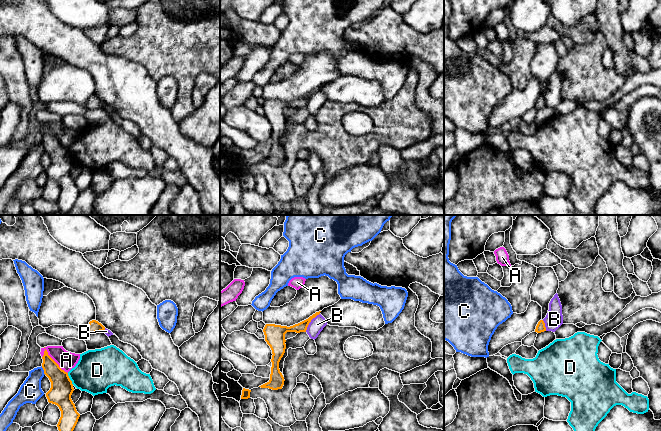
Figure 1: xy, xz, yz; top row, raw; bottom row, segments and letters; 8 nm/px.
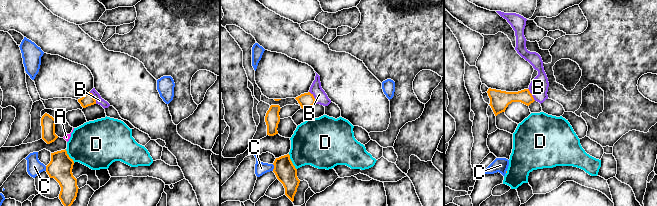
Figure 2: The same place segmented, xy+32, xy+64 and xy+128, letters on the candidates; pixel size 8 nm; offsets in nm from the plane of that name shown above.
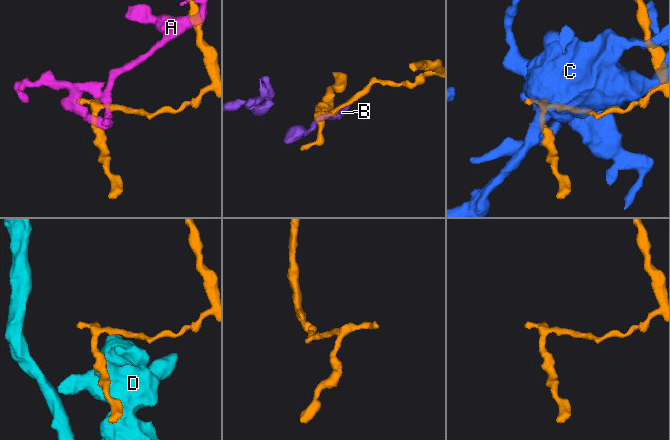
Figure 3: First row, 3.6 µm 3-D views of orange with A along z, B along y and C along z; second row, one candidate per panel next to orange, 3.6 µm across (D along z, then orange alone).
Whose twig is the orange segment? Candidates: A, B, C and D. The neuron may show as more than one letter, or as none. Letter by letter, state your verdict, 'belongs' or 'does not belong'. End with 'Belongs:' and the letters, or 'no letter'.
A: does not belong
B: belongs
C: does not belong
D: does not belong
Belongs: B

